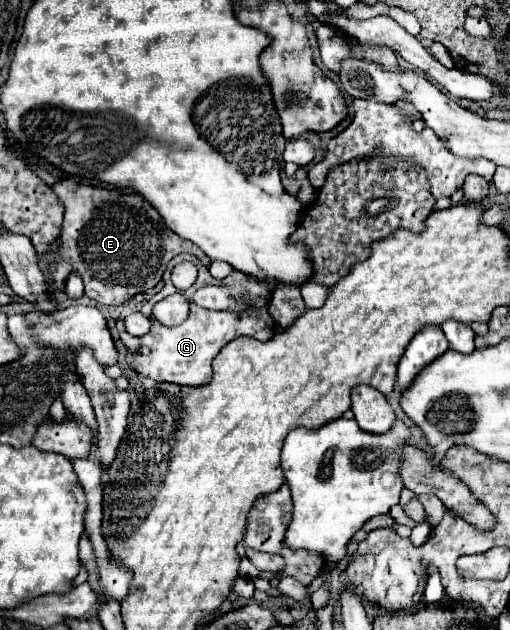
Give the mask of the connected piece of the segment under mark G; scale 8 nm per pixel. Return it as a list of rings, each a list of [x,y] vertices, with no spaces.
[[[182,253],[182,261],[188,259],[195,263],[198,267],[198,281],[188,289],[188,291],[178,291],[174,289],[174,285],[171,281],[171,272],[175,266],[175,257],[168,263],[164,272],[164,287],[152,295],[148,301],[144,301],[142,305],[142,313],[146,317],[150,317],[150,307],[164,299],[166,295],[170,293],[182,293],[188,301],[190,301],[190,315],[184,323],[180,323],[178,327],[162,327],[160,323],[152,321],[152,329],[150,333],[142,335],[140,337],[140,347],[136,349],[136,353],[130,353],[126,349],[126,363],[142,377],[148,377],[148,379],[154,379],[154,381],[168,381],[168,383],[176,383],[176,385],[206,385],[210,383],[210,377],[212,377],[212,359],[220,353],[220,349],[230,343],[232,339],[240,337],[240,335],[248,335],[248,337],[254,337],[254,339],[260,339],[260,341],[266,341],[270,339],[276,331],[278,331],[278,325],[276,321],[270,317],[270,303],[262,303],[262,305],[256,305],[258,307],[258,313],[252,313],[250,317],[248,315],[234,315],[234,313],[226,313],[226,311],[210,311],[210,309],[204,309],[200,305],[196,305],[192,301],[192,295],[194,291],[198,291],[200,287],[206,287],[206,285],[220,285],[218,279],[210,277],[208,273],[208,267],[202,265],[202,261],[198,260],[198,257],[194,255],[188,255],[188,253]]]

